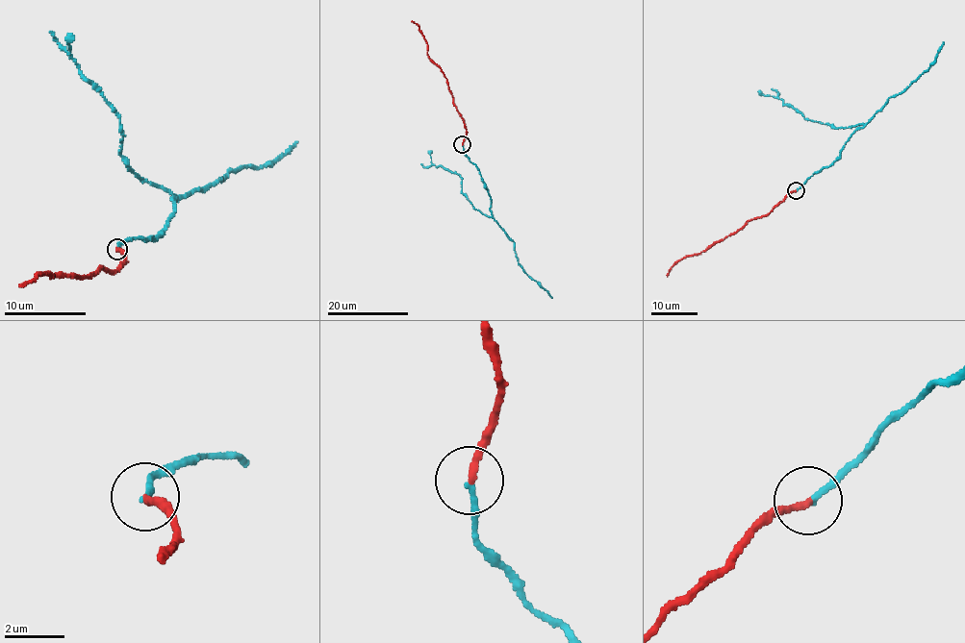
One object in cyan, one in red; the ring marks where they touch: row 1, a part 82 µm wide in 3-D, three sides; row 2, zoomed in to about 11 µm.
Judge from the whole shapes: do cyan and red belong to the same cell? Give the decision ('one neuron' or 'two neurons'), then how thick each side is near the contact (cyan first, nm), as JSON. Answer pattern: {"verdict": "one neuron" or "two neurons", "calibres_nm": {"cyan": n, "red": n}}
{"verdict": "one neuron", "calibres_nm": {"cyan": 200, "red": 240}}

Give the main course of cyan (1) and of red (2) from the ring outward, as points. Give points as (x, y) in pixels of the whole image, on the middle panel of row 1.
1: (462, 145), (491, 198), (492, 216), (477, 210), (462, 193), (462, 177), (431, 162), (431, 150)
2: (462, 145), (466, 136), (464, 121), (444, 72), (429, 57), (426, 40), (417, 25), (411, 21)

